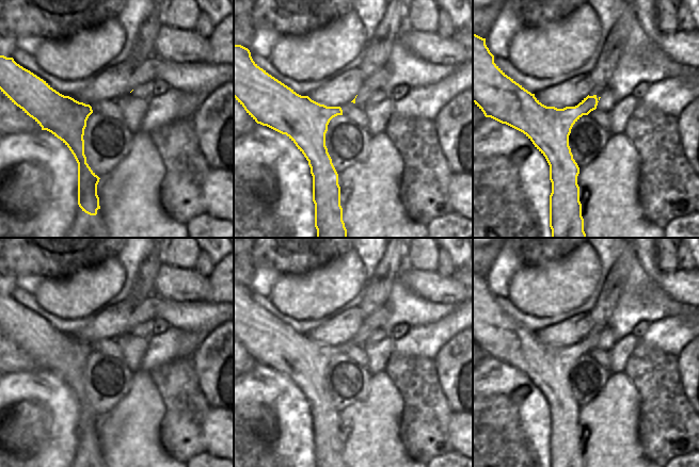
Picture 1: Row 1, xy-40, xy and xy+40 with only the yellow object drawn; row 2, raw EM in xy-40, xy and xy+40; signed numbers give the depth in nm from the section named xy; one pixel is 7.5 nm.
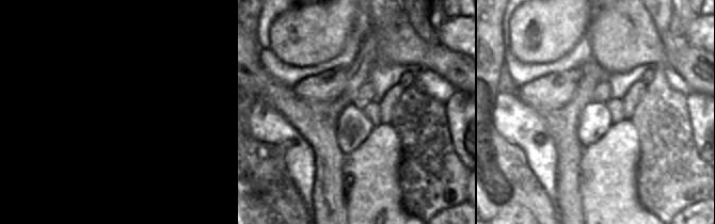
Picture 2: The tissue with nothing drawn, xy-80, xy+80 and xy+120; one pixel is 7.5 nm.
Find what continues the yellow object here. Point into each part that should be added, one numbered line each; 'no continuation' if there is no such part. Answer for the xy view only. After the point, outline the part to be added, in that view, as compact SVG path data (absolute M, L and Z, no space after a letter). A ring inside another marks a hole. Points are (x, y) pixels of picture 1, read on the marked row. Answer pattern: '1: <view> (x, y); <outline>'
1: xy (377, 80); M387 62L381 66L378 70L372 73L367 79L364 79L364 84L360 88L355 98L355 104L363 107L369 96L377 90L384 86L385 82L392 76L392 63Z

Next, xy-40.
1: xy-40 (143, 73); M153 57L137 65L129 78L129 88L127 93L130 93L139 85L143 85L149 81L152 82L155 79L156 71L157 61L154 60Z

